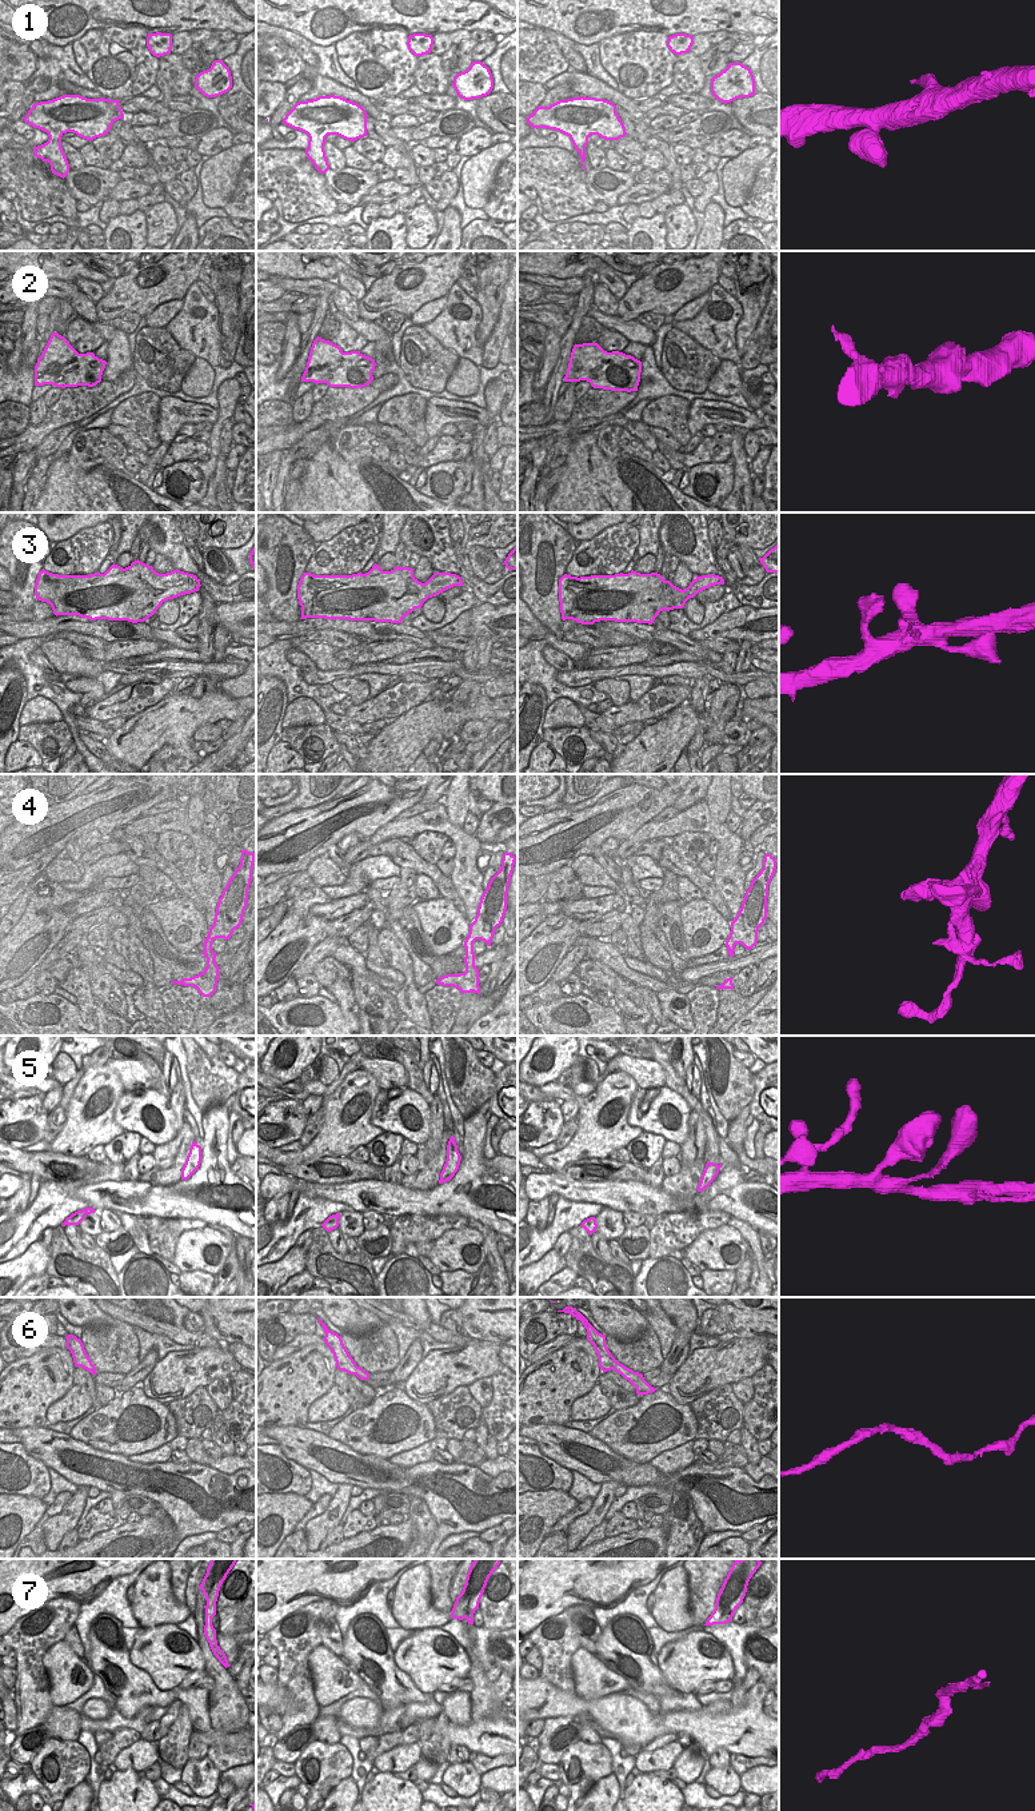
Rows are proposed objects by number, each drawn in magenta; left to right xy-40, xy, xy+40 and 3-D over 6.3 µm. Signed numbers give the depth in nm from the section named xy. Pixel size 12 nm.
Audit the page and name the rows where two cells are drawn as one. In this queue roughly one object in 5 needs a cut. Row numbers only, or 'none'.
7

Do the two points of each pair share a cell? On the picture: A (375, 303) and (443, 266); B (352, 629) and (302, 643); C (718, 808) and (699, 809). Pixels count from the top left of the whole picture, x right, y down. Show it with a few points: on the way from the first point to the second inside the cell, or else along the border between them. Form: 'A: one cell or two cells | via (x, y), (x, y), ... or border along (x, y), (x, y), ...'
A: one cell | via (392, 292), (411, 290), (426, 282)
B: two cells | border along (303, 637), (290, 638)
C: two cells | border along (703, 800), (710, 814), (723, 824)

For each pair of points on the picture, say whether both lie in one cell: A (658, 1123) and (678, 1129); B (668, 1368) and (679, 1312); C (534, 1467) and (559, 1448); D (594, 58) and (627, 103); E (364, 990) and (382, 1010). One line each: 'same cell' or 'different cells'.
A: same cell
B: same cell
C: different cells
D: different cells
E: same cell

